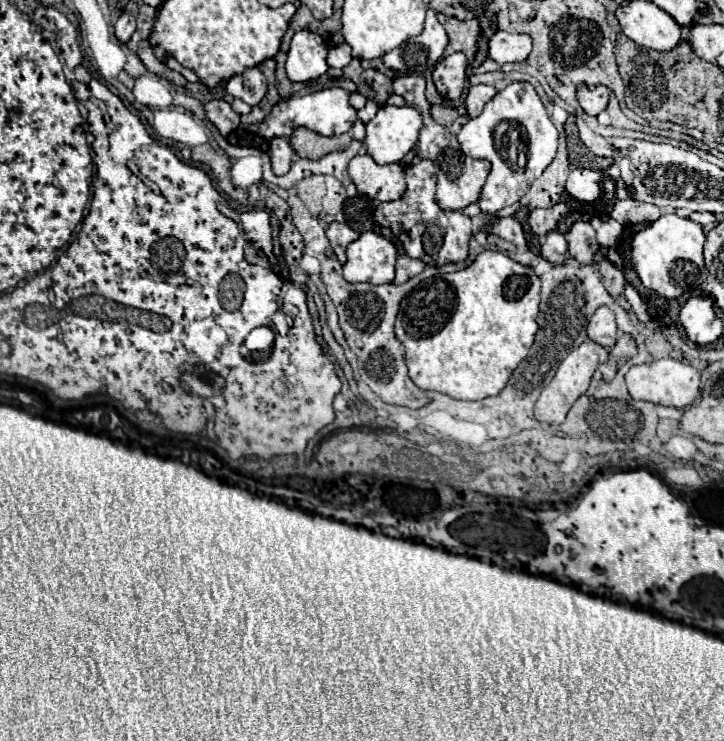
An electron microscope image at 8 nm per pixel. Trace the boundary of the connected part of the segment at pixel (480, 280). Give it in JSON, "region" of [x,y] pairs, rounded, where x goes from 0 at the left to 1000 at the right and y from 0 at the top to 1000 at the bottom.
{"region":[[[669,337],[646,362],[586,378],[586,383],[577,383],[555,405],[547,426],[547,456],[561,470],[564,507],[575,521],[610,529],[627,540],[669,540],[688,532],[738,462],[743,445],[743,410],[743,372],[729,359],[702,348],[696,340]]]}

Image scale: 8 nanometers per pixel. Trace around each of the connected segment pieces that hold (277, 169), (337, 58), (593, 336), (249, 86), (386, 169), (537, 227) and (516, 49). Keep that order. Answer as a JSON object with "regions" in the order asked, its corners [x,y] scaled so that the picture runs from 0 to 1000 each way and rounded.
{"regions":[[[[376,186],[370,208],[373,208],[373,216],[376,216],[376,232],[381,238],[392,238],[401,229],[403,208],[406,208],[398,186]]],[[[481,59],[459,62],[456,70],[453,70],[453,78],[450,78],[453,89],[459,89],[459,92],[475,92],[475,89],[483,86],[483,81],[486,81],[486,73],[483,73]]],[[[837,413],[826,416],[809,440],[809,451],[818,462],[823,462],[834,470],[845,470],[851,464],[851,453],[854,453],[854,443],[851,443],[845,418]]],[[[345,92],[320,108],[312,111],[312,121],[323,130],[337,135],[345,143],[354,143],[367,127],[367,105],[356,92]]],[[[508,208],[483,216],[481,238],[497,262],[522,273],[550,270],[561,254],[558,227],[552,221],[525,224]]],[[[773,273],[773,275],[768,275],[768,278],[762,278],[762,281],[754,281],[754,283],[749,283],[749,281],[732,283],[732,297],[729,297],[732,310],[735,310],[740,318],[754,318],[757,313],[762,313],[762,310],[771,305],[771,300],[773,300],[785,286],[787,286],[787,278],[785,278],[782,273]]],[[[685,43],[677,51],[677,78],[688,86],[699,84],[724,84],[735,67],[732,49]]]]}

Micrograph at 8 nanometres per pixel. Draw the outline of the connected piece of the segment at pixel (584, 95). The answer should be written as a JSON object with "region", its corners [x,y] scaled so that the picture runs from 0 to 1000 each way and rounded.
{"region":[[[798,116],[798,121],[796,121],[796,132],[798,132],[804,148],[815,157],[826,157],[840,143],[840,130],[843,130],[843,124],[834,116],[820,116],[820,119]]]}

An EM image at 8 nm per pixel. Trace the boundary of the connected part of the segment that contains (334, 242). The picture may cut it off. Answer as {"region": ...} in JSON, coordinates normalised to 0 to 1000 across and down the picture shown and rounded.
{"region":[[[459,300],[453,308],[450,308],[450,321],[459,332],[459,337],[464,340],[467,351],[475,356],[478,354],[478,332],[483,327],[489,327],[497,316],[489,313],[483,305],[472,302],[472,300]]]}

